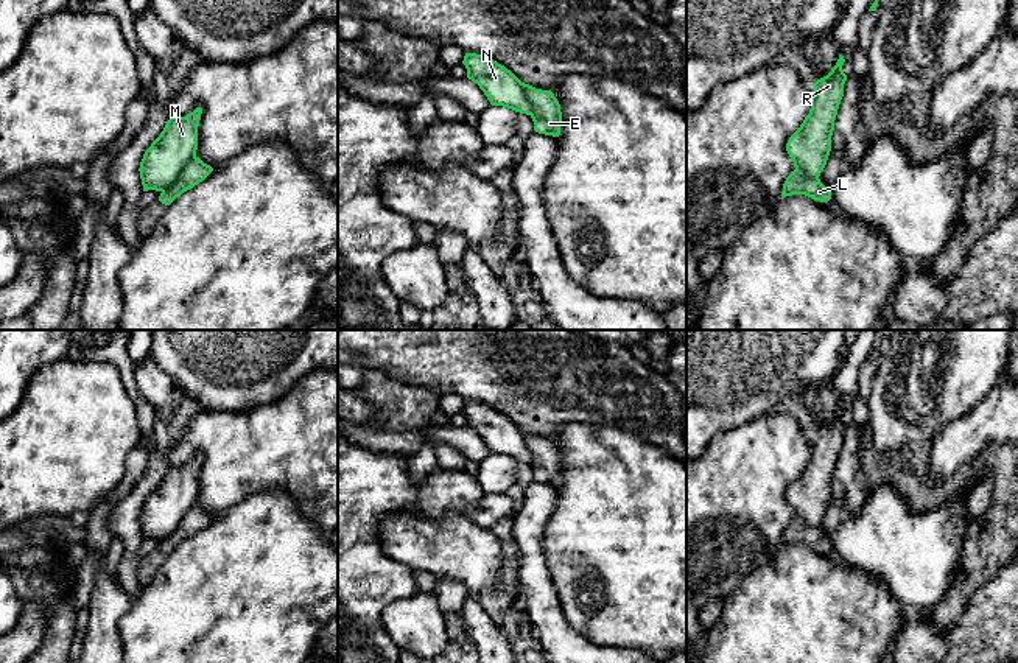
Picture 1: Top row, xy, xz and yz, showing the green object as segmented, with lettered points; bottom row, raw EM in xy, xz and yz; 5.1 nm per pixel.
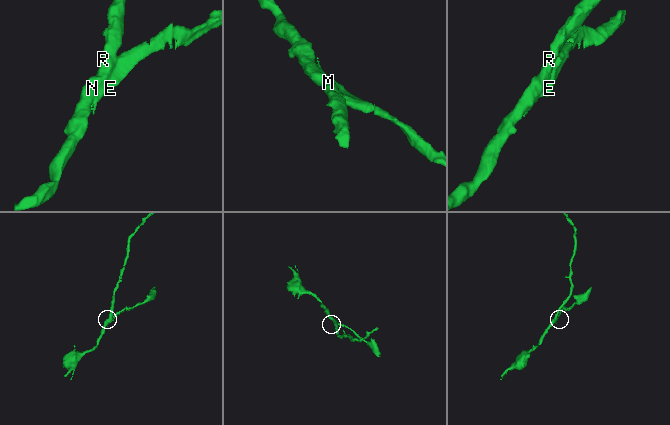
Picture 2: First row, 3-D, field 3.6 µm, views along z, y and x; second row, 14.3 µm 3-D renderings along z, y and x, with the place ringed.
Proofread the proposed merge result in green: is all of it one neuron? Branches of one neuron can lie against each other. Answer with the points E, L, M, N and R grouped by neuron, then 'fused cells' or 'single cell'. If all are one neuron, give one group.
E L / M N R; fused cells

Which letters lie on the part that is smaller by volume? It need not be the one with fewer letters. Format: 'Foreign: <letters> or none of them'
Foreign: E, L

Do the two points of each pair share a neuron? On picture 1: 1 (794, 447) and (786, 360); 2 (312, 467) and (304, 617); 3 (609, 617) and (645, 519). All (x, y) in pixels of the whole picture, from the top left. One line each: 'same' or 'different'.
1: different
2: different
3: same

